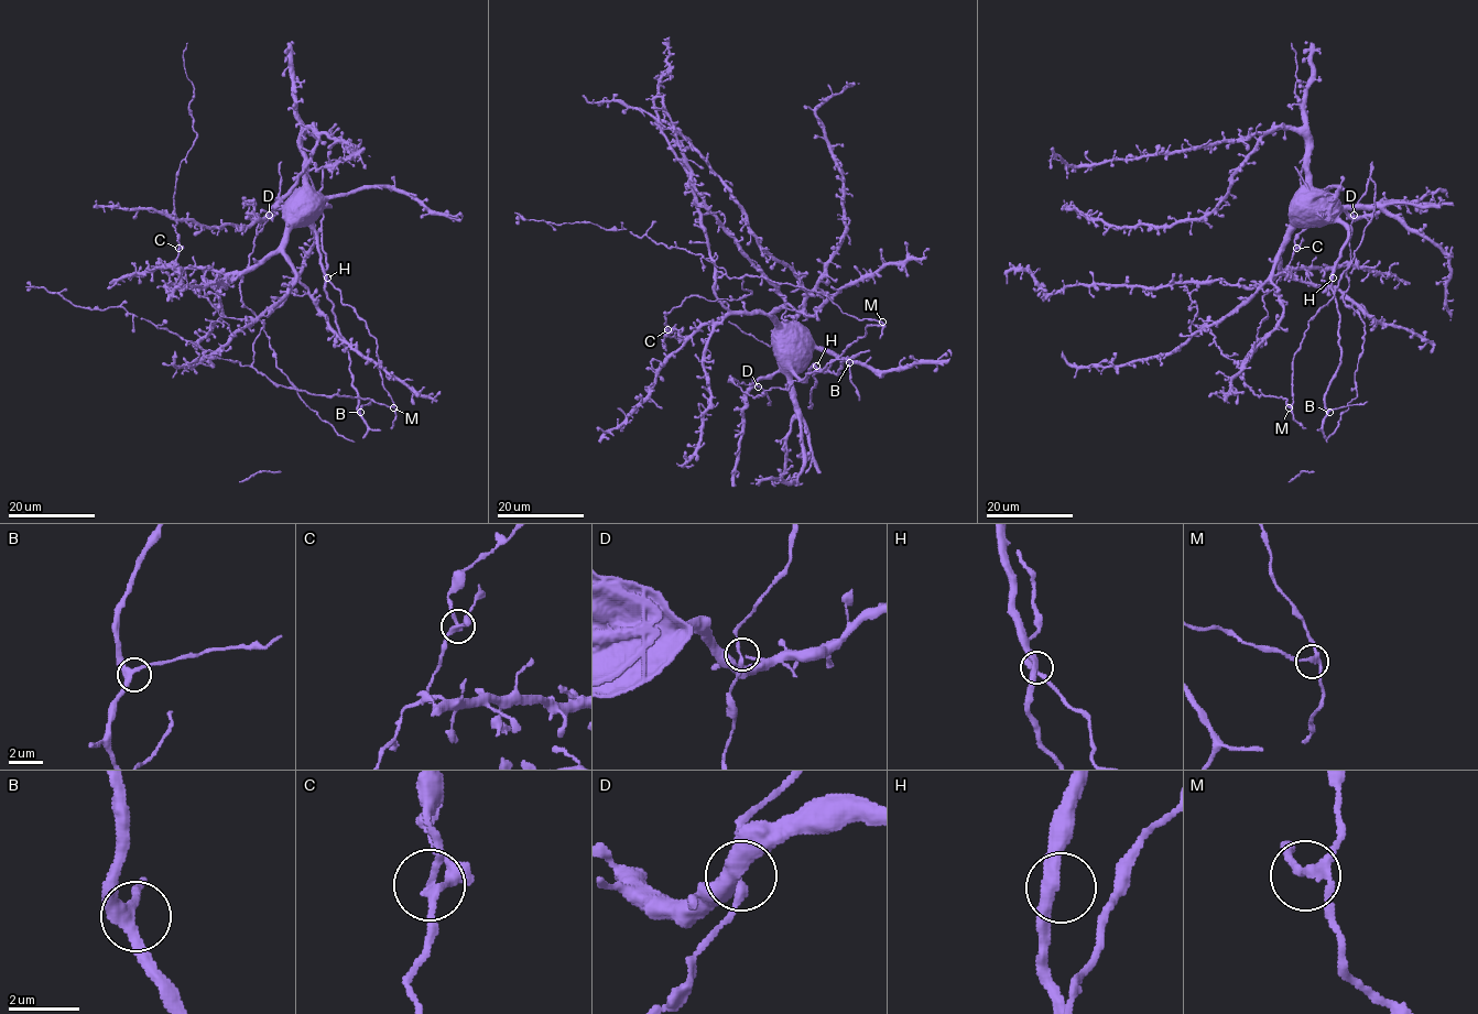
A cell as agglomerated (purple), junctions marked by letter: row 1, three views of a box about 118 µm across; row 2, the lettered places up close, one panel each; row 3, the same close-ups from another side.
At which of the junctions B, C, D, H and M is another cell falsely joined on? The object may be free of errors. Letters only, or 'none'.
none

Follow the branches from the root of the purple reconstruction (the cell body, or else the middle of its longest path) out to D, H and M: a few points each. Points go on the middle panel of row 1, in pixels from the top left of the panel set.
D: (783, 331), (779, 334), (779, 369), (762, 375), (758, 386)
H: (783, 331), (783, 348), (792, 357), (792, 370), (805, 380), (816, 366)
M: (783, 331), (792, 370), (805, 380), (814, 366), (827, 368), (869, 325), (882, 322)

